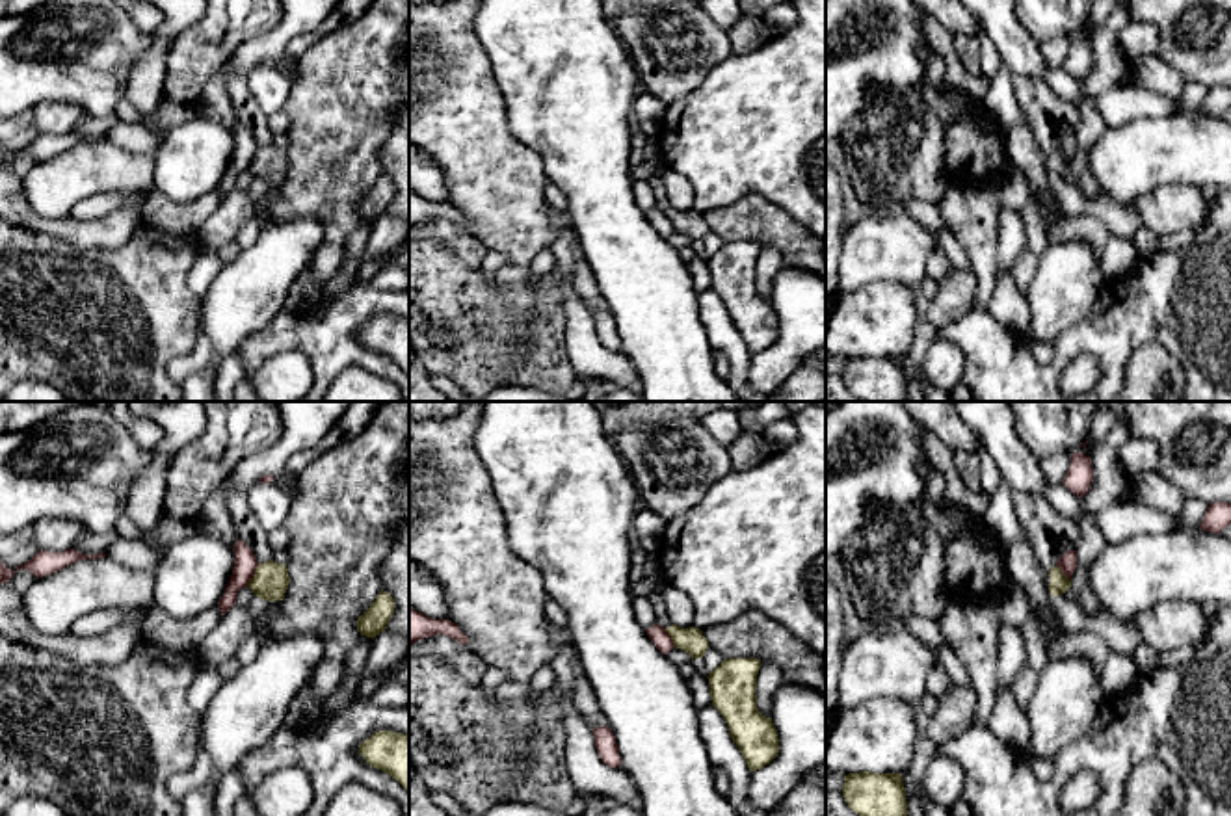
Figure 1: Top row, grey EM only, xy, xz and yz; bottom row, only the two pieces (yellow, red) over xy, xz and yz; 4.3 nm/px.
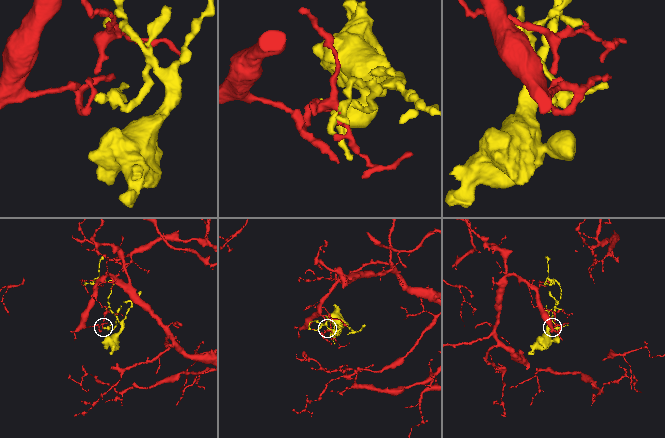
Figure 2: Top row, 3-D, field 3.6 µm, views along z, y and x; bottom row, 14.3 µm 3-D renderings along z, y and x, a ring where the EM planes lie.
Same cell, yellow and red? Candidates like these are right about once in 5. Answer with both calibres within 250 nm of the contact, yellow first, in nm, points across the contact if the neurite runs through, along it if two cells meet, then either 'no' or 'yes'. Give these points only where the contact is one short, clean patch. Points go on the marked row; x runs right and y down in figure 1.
calibres 160 and 100 nm; no

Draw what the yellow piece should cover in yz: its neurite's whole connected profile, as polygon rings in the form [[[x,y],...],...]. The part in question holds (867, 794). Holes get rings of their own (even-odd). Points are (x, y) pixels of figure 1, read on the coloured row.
[[[848,773],[842,796],[859,816],[907,816],[902,773]]]

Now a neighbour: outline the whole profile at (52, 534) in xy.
[[[46,517],[33,524],[32,533],[39,550],[63,552],[73,548],[84,530],[73,519]]]

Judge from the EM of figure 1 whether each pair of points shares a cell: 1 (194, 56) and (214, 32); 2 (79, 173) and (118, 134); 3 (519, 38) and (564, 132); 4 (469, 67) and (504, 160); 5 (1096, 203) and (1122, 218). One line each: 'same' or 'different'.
1: same
2: different
3: same
4: same
5: same

